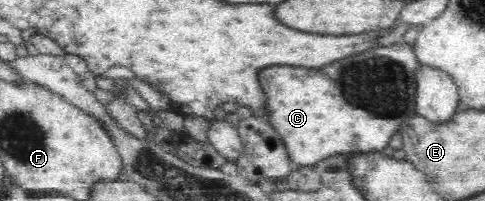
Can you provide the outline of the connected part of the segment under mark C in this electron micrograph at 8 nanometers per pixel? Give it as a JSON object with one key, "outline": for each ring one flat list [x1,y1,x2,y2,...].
{"outline":[[403,42,392,44,392,46,376,46,371,47,369,51,359,53,358,56,348,56,346,60,341,59,334,64,328,64,324,70,308,70,308,68,291,67,286,64,278,64,274,67,262,68,262,72,258,72,258,84,261,85,262,91,266,95,266,111,269,124,277,130,278,135,282,137,282,142,285,144,286,152,288,152,289,160,292,164,302,167,314,167,317,162,334,155,344,155,348,152,380,152,392,136,399,132,402,124,405,123,406,118,417,115,415,108,415,91,416,84,414,84,414,76,416,75,416,68,418,66,417,57,413,52,413,46]]}

